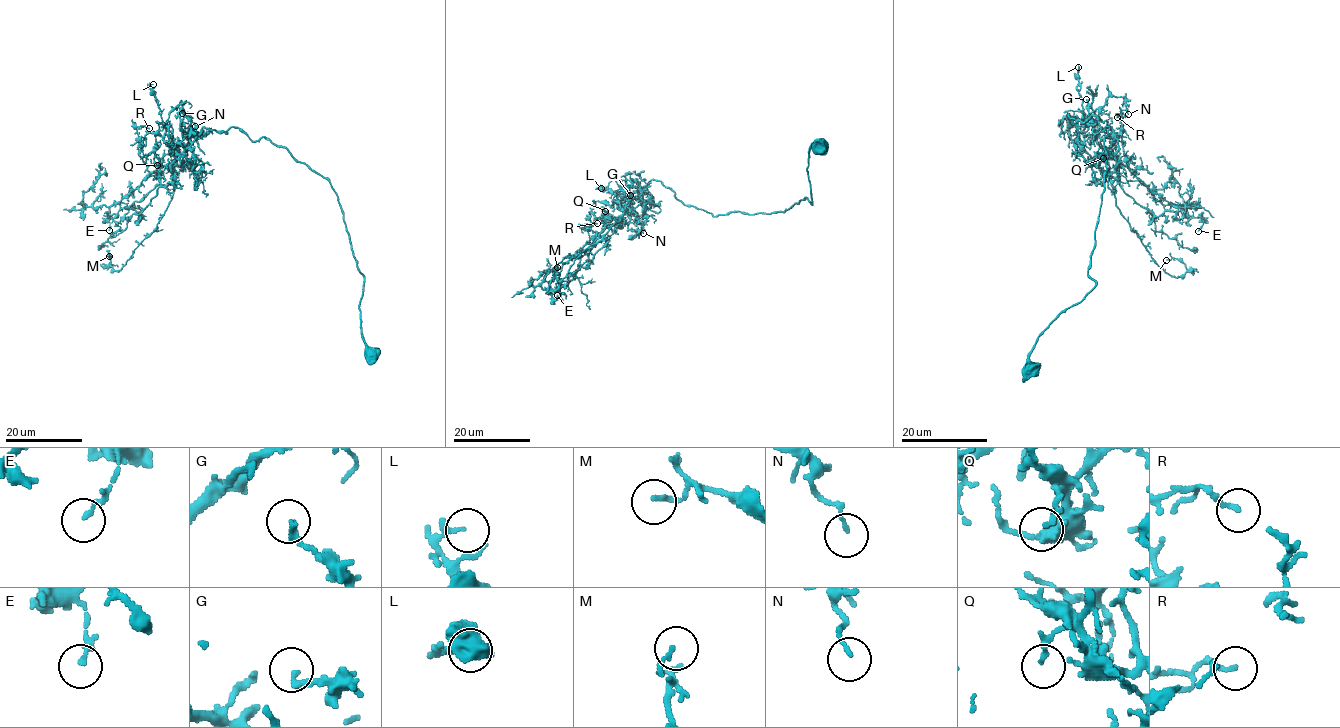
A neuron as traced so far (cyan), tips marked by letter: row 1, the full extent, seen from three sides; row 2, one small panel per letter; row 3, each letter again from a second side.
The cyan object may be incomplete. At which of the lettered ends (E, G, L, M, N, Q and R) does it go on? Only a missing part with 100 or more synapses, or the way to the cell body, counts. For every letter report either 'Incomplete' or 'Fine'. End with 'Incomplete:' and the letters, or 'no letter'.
E: Fine
G: Fine
L: Fine
M: Fine
N: Fine
Q: Fine
R: Fine
Incomplete: no letter

